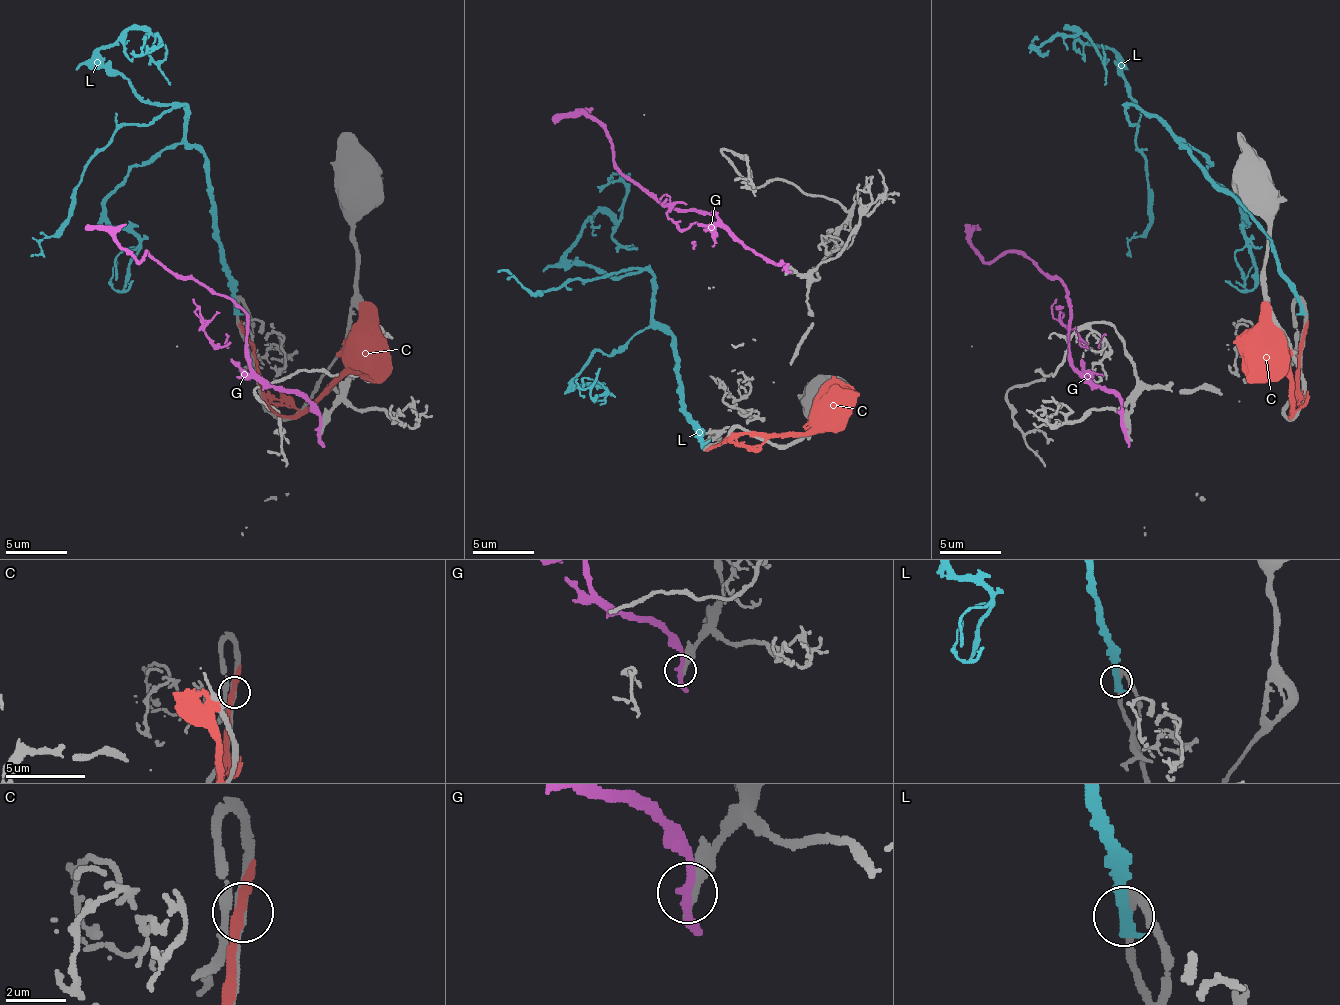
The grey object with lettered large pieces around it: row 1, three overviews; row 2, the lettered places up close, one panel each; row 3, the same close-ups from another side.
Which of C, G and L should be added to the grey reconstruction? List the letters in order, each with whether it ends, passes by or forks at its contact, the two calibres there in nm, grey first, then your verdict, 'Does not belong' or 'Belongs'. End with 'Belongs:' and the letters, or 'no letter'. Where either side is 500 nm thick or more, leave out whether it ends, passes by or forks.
C: It passes by. Thickness 200 nm (grey) against 260 nm. Does not belong
G: It passes by. Thickness 380 nm (grey) against 280 nm. Does not belong
L: It ends there. Thickness 320 nm (grey) against 480 nm. Does not belong
Belongs: no letter

